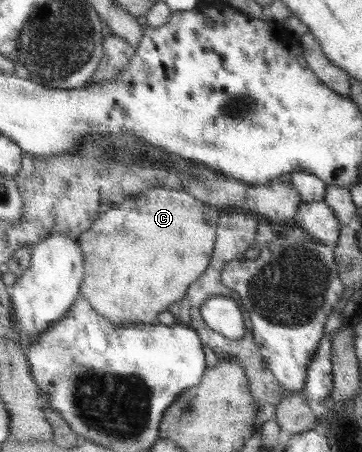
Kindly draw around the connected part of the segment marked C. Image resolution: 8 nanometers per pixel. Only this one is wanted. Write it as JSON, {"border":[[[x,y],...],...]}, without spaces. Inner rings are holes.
{"border":[[[156,187],[97,213],[92,226],[77,238],[84,258],[84,277],[80,294],[112,326],[154,324],[161,312],[179,302],[211,261],[216,240],[216,220],[220,208],[172,187]]]}

